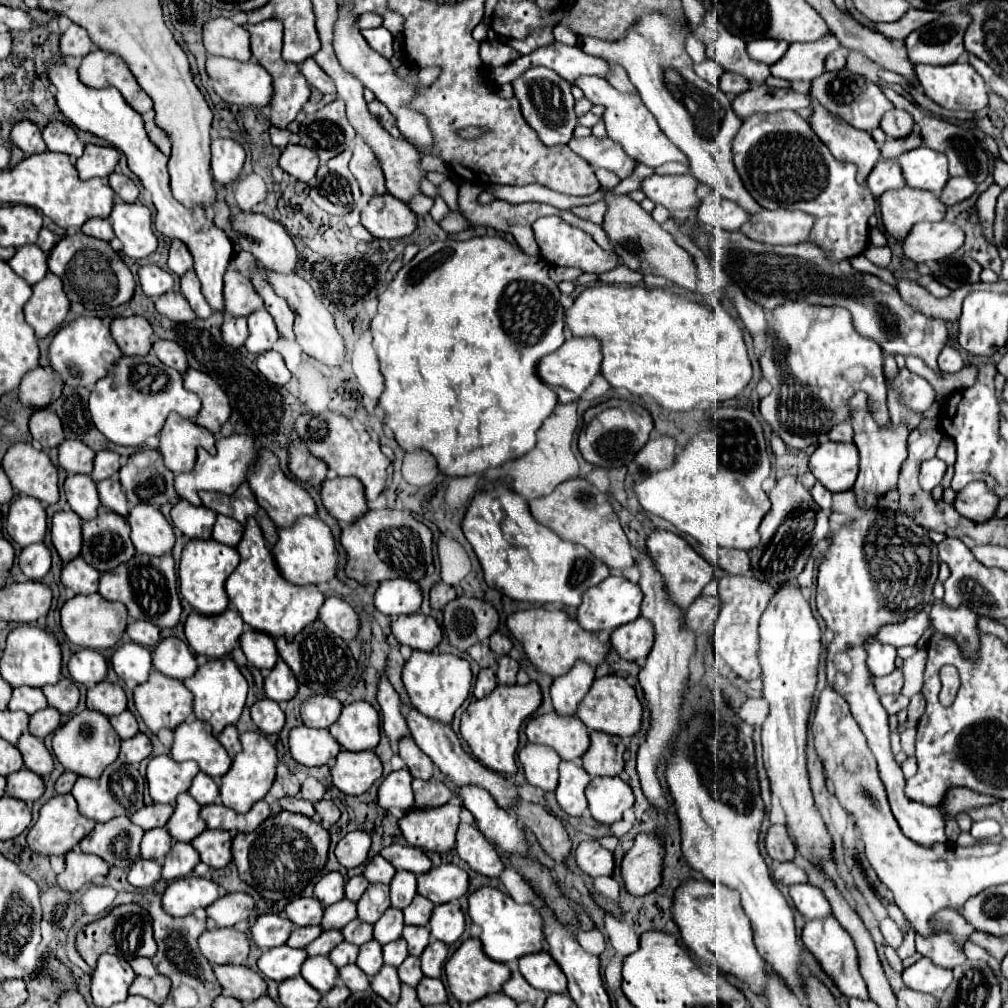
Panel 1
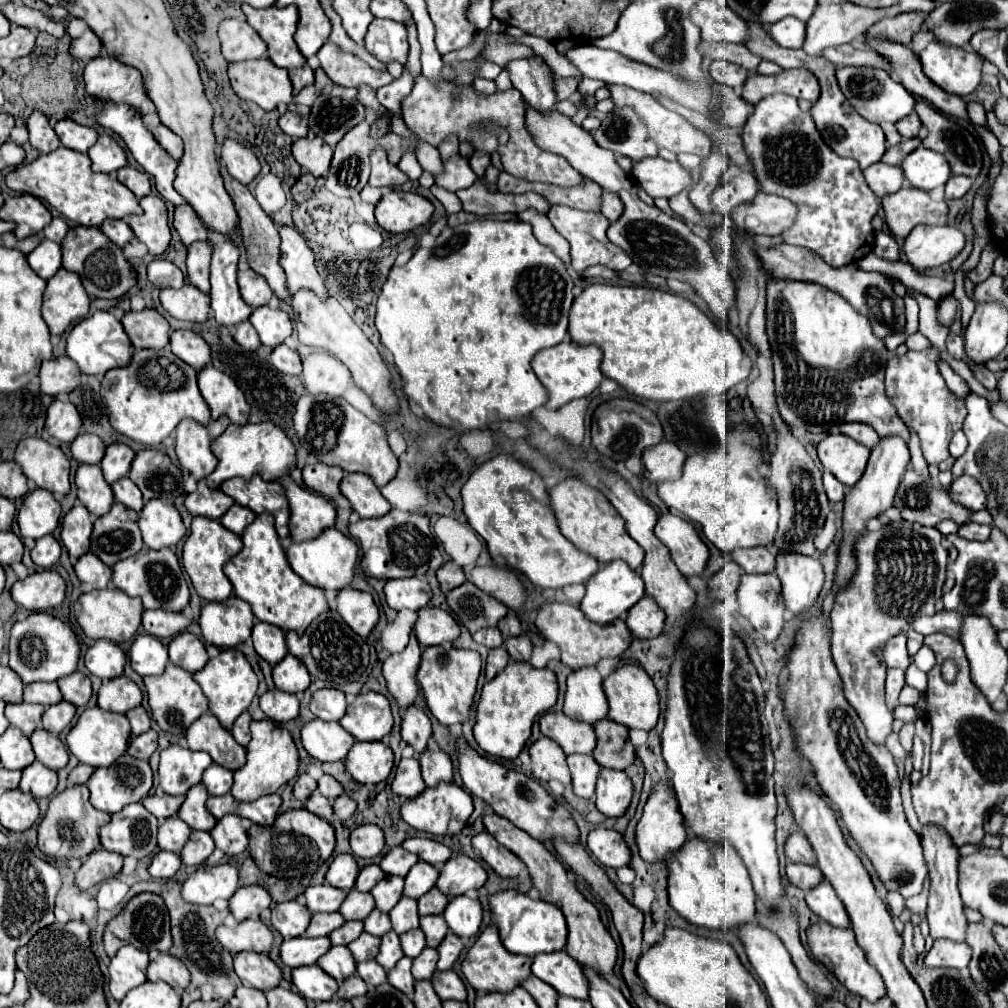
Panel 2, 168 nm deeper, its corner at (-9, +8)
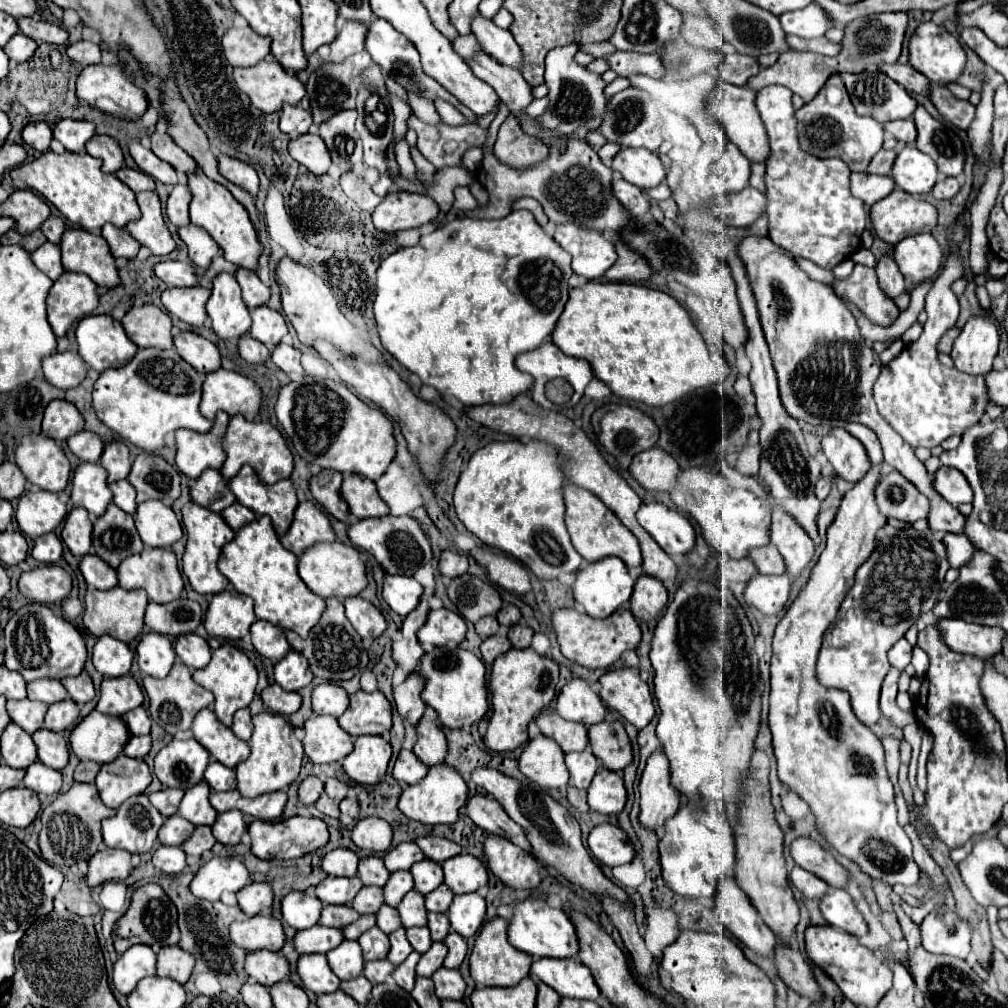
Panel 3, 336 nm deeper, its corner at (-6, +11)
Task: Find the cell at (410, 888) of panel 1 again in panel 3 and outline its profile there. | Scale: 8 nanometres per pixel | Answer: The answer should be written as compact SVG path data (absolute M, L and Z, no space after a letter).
M423 859L419 863L415 863L411 869L413 875L413 883L415 883L415 891L421 895L431 893L433 889L437 889L443 883L443 871L441 865L431 861L431 859Z

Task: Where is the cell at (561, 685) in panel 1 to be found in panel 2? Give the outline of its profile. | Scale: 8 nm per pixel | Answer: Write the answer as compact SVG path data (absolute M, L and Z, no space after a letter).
M580 668L568 676L564 696L564 714L572 720L594 724L608 714L608 702L602 690L602 678L596 668Z

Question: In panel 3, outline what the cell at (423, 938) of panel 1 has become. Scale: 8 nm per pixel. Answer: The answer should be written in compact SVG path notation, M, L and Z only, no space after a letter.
M429 913L427 915L427 921L429 921L427 927L431 931L431 939L433 941L443 941L447 937L449 929L451 929L447 915L445 913Z

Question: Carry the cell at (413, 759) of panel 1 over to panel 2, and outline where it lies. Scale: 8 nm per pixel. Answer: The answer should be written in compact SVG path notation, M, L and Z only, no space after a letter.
M412 704L404 710L402 714L402 738L414 746L416 752L422 752L428 746L428 740L432 736L432 728L430 728L430 718L426 716L426 712Z

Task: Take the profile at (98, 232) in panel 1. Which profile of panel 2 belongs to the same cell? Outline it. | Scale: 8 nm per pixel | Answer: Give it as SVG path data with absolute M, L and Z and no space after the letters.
M112 220L112 222L104 222L102 232L120 248L124 248L128 242L134 240L134 232L130 230L126 220Z

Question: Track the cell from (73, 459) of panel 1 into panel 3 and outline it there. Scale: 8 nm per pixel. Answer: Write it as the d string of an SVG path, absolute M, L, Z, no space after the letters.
M79 431L77 435L67 439L67 445L75 457L89 463L97 463L103 451L103 441L91 431Z

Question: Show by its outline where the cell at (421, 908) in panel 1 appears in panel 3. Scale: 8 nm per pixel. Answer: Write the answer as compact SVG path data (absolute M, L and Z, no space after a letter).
M439 885L435 891L425 895L425 909L435 911L435 913L445 913L453 901L453 891L445 885Z

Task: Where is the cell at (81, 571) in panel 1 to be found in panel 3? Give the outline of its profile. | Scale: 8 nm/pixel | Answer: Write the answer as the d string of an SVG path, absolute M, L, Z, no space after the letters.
M89 553L81 559L79 571L83 573L87 585L93 589L111 589L117 585L117 571L95 553Z

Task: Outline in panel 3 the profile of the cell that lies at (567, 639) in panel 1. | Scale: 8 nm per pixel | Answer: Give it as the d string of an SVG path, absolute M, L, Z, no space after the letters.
M619 607L613 615L609 615L607 619L593 619L585 613L577 613L575 609L555 609L551 615L551 629L557 635L561 653L577 663L583 665L587 669L597 669L597 667L611 667L625 649L635 649L641 641L641 629L637 619L631 615L629 609Z

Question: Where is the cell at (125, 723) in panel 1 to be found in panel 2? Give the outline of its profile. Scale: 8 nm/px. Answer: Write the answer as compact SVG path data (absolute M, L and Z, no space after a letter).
M142 706L130 710L126 716L128 716L130 726L132 726L132 736L140 736L140 734L150 730L150 716Z

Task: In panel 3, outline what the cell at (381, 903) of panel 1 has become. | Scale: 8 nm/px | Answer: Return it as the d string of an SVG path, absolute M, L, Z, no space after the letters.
M395 871L395 873L391 873L389 881L383 887L385 905L397 907L399 901L405 897L405 893L409 893L411 889L413 889L413 877L411 877L409 871Z

